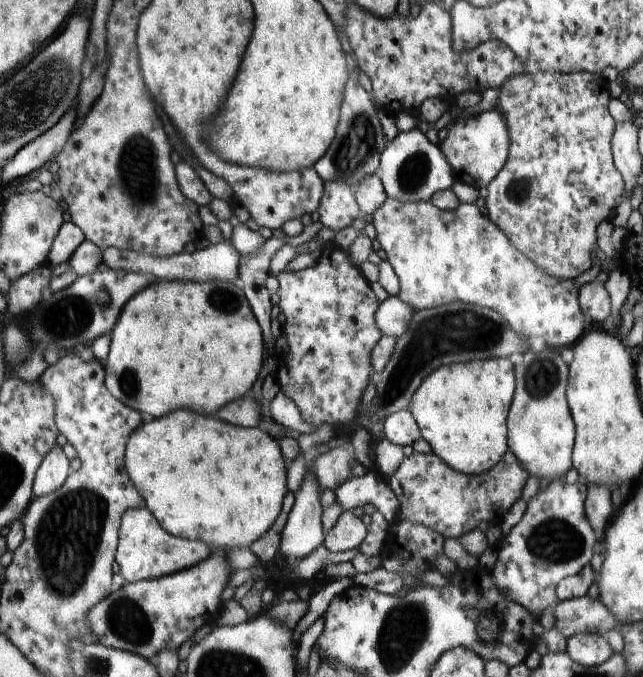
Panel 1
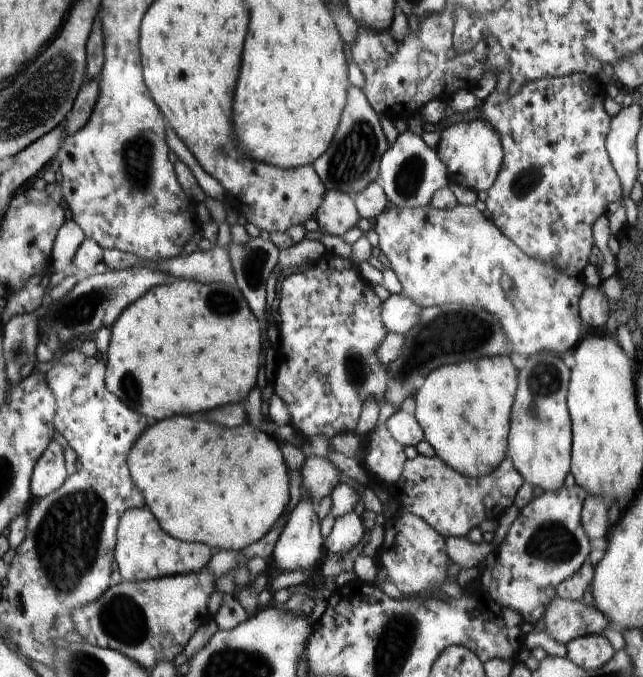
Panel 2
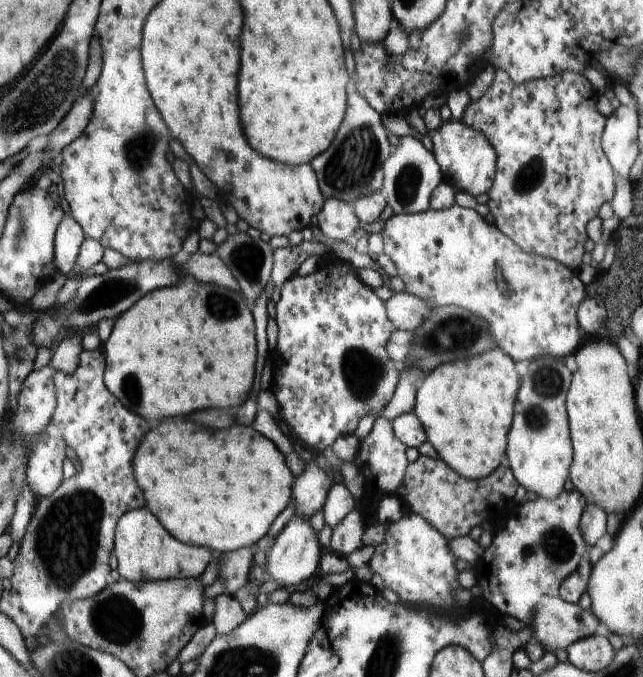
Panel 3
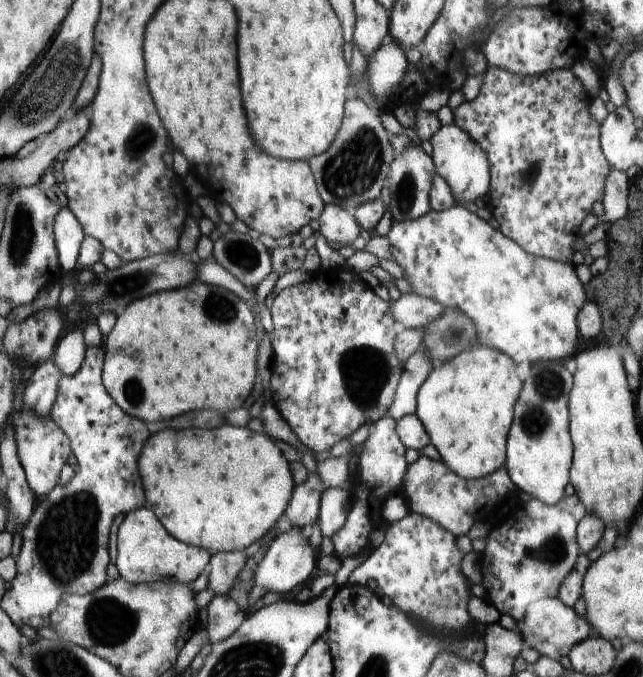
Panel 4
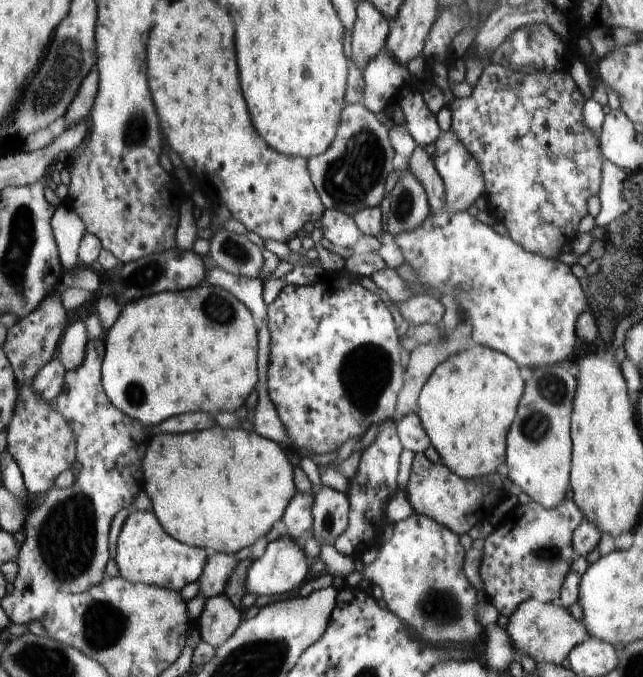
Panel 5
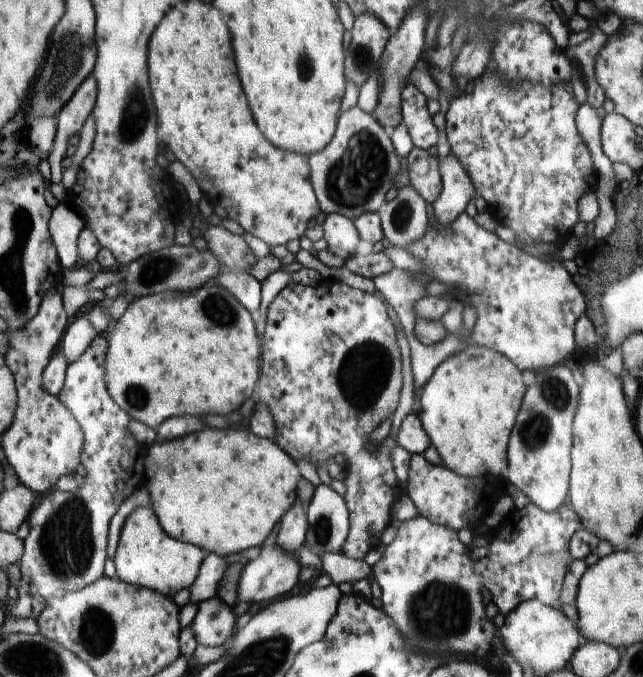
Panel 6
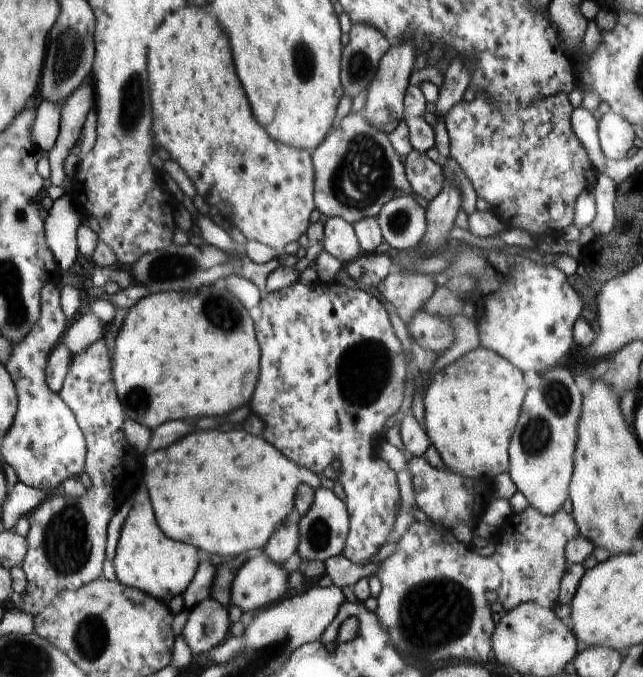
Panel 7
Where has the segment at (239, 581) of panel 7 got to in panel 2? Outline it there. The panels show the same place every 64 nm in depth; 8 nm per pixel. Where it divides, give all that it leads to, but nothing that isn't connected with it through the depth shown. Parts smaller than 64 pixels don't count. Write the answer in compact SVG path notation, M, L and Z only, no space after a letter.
M302 493L300 502L290 512L285 523L285 528L276 542L274 552L272 552L272 562L280 572L313 572L320 565L324 536L321 532L321 521L314 510L314 502Z

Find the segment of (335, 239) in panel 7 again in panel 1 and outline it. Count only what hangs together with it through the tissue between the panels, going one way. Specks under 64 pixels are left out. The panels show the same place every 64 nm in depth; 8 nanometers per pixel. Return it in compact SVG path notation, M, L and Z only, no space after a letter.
M324 181L324 195L320 200L318 212L323 228L334 233L350 226L358 218L358 206L355 193L344 182Z

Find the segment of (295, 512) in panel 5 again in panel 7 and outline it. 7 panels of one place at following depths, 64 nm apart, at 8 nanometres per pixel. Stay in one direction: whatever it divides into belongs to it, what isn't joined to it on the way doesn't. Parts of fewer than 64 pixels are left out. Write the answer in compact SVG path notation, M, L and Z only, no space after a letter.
M288 520L284 523L284 528L276 530L267 548L263 548L263 551L273 563L283 565L290 556L296 554L298 541L299 523Z

